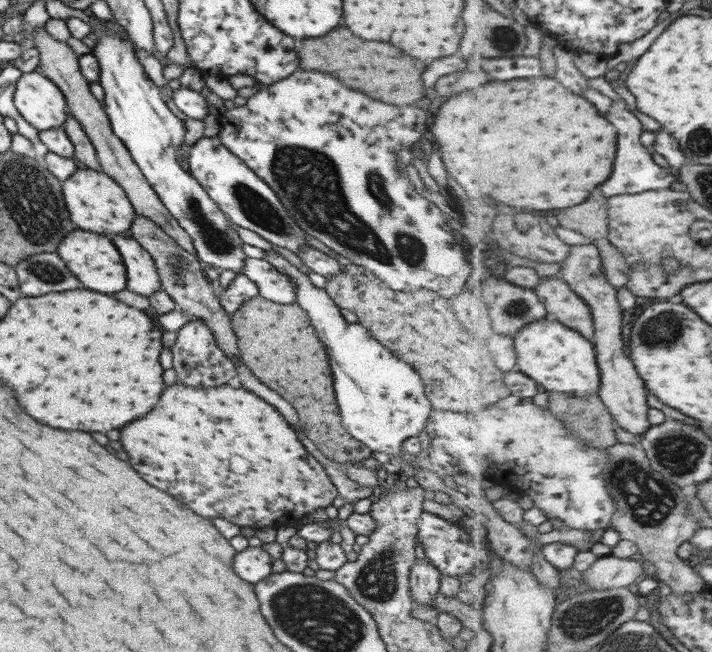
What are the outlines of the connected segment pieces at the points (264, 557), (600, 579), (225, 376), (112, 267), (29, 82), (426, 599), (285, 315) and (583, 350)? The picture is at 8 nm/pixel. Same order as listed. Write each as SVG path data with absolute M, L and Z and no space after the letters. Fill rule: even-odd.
M248 547L236 554L234 570L242 580L256 584L273 573L273 561L274 559L270 557L270 554L261 547Z
M608 555L599 559L588 571L583 572L584 583L592 590L618 589L638 582L646 572L644 562L634 558L616 558Z
M191 317L188 323L178 329L177 334L176 343L172 346L172 354L174 354L174 370L176 370L180 382L186 382L186 386L210 388L226 385L228 380L232 380L236 376L234 364L218 347L214 331L202 319Z
M76 228L60 242L58 255L72 270L72 274L90 290L112 294L112 292L120 292L126 288L127 276L122 255L118 251L118 247L112 243L110 236Z
M38 72L23 73L14 89L14 106L38 131L63 127L69 114L64 94Z
M426 558L416 559L409 576L410 595L418 605L436 606L441 574Z
M258 295L247 300L234 311L234 314L230 315L232 330L238 336L242 362L252 370L252 374L262 384L278 392L284 400L288 400L298 410L300 420L312 426L304 430L306 436L318 446L318 450L326 458L342 464L358 463L370 458L372 456L370 448L352 438L342 424L342 418L338 414L338 406L334 400L328 356L324 352L322 342L316 338L306 318L306 312L300 308L298 303L280 304ZM302 336L306 344L302 342ZM314 426L320 426L320 428L314 428Z
M554 317L532 322L532 326L526 326L522 334L518 334L516 346L522 370L537 380L542 389L572 393L578 397L602 393L602 370L596 344L566 323Z

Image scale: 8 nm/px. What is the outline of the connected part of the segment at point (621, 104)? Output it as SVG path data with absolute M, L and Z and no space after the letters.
M621 98L612 104L608 118L622 130L620 152L618 152L618 158L616 158L616 164L614 164L614 178L610 178L610 182L604 184L604 192L608 196L669 189L674 182L679 180L677 170L672 166L660 166L654 159L654 155L649 152L649 148L642 144L644 124L640 122L640 118L634 112L630 111L625 100Z

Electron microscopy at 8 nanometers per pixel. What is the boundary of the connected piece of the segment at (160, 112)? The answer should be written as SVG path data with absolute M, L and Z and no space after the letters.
M93 29L92 32L99 37L94 47L94 55L101 69L99 84L105 94L103 107L110 119L113 133L127 147L168 212L190 235L195 254L202 264L205 267L213 266L219 271L232 270L242 273L247 256L244 253L244 242L236 231L238 225L208 196L184 164L184 121L168 109L161 90L144 72L132 46L116 34L98 34Z

